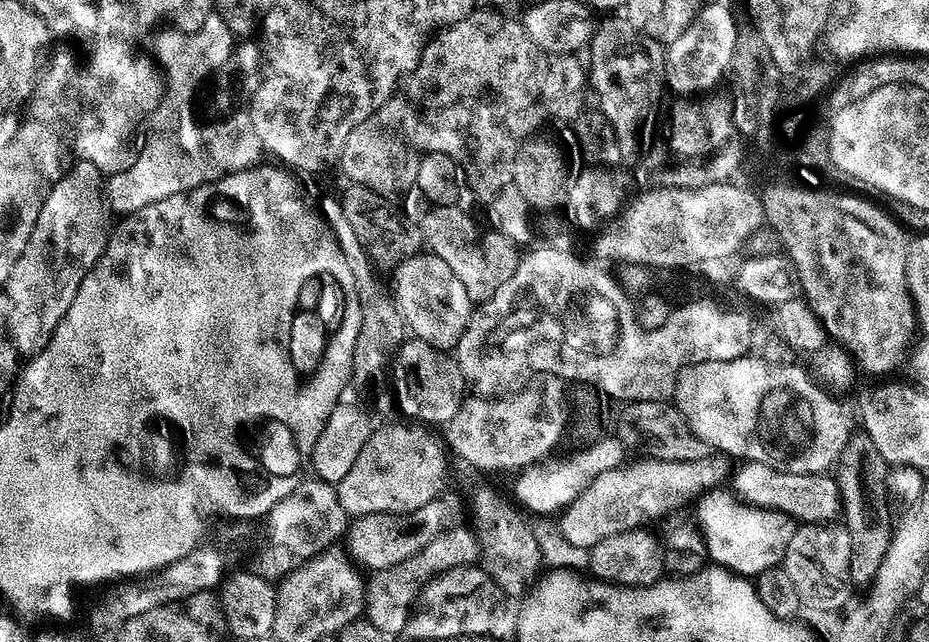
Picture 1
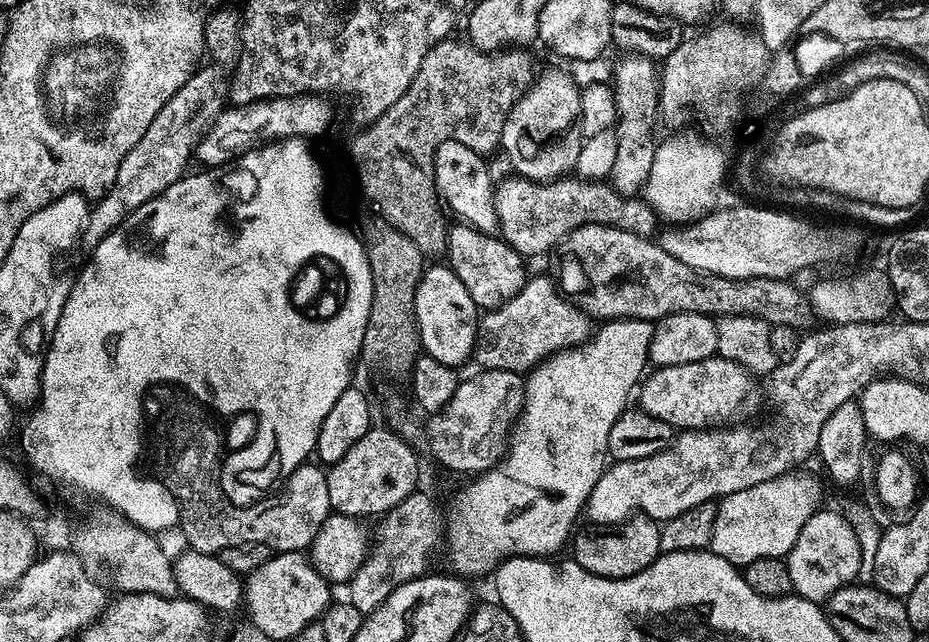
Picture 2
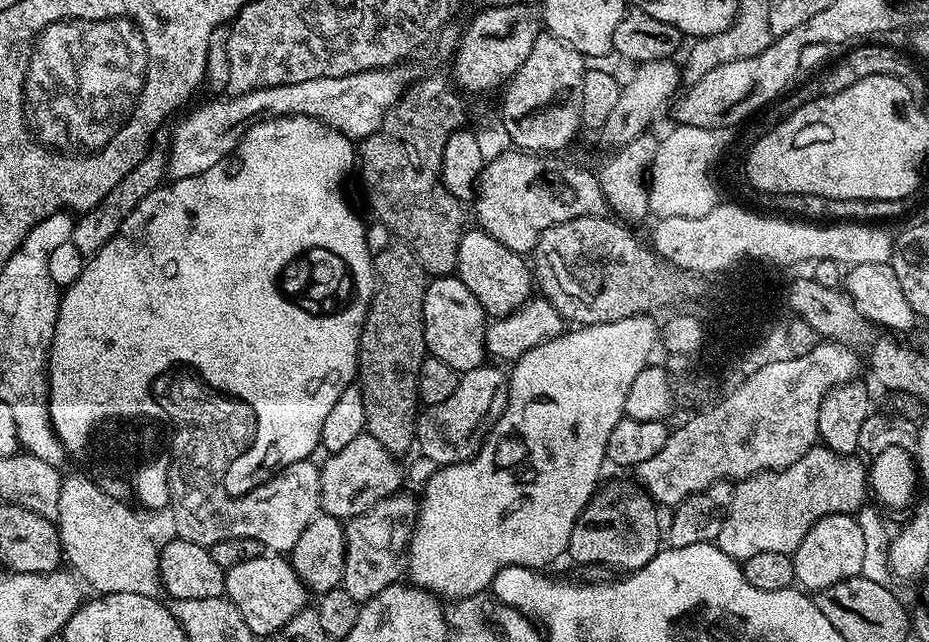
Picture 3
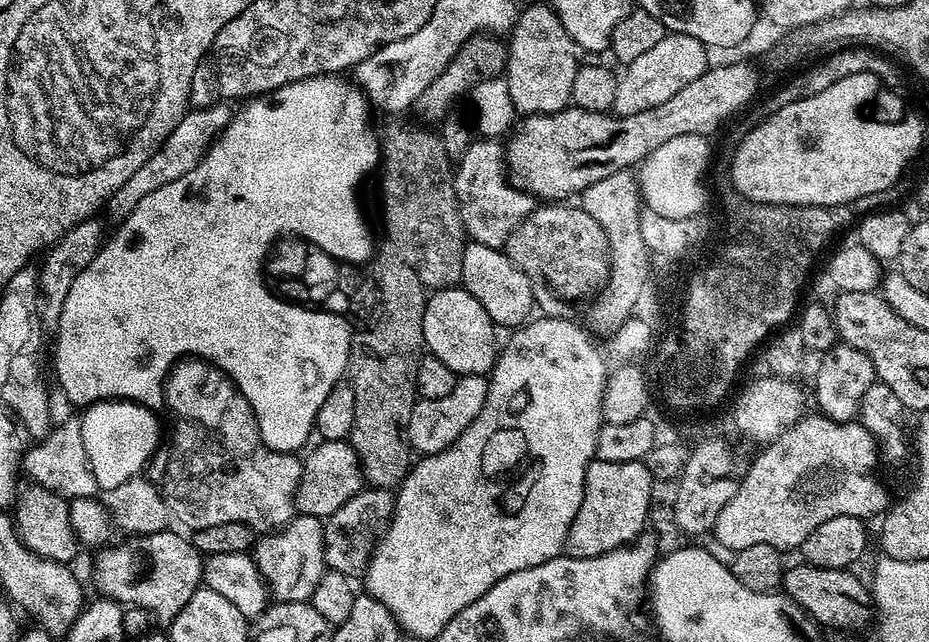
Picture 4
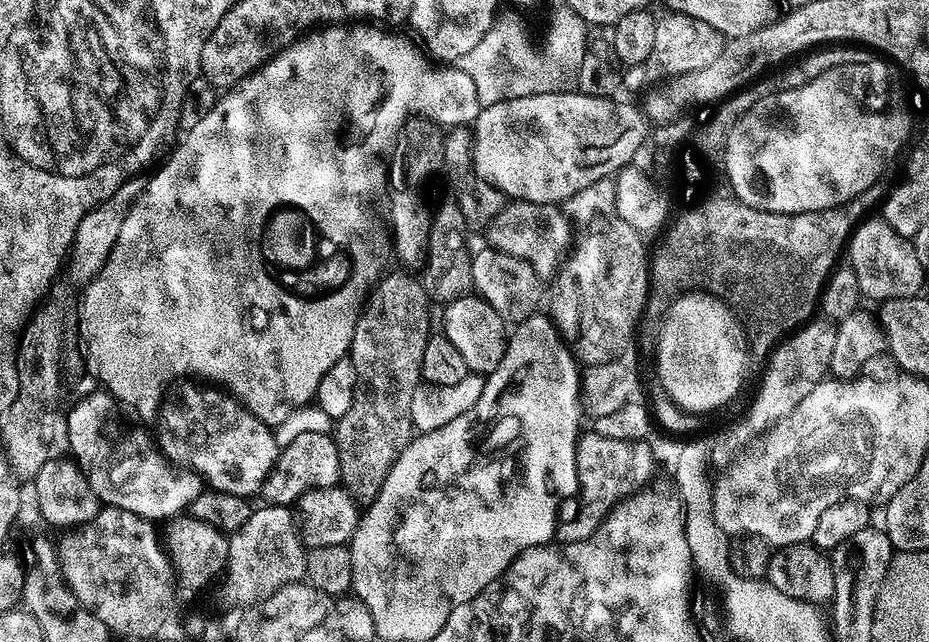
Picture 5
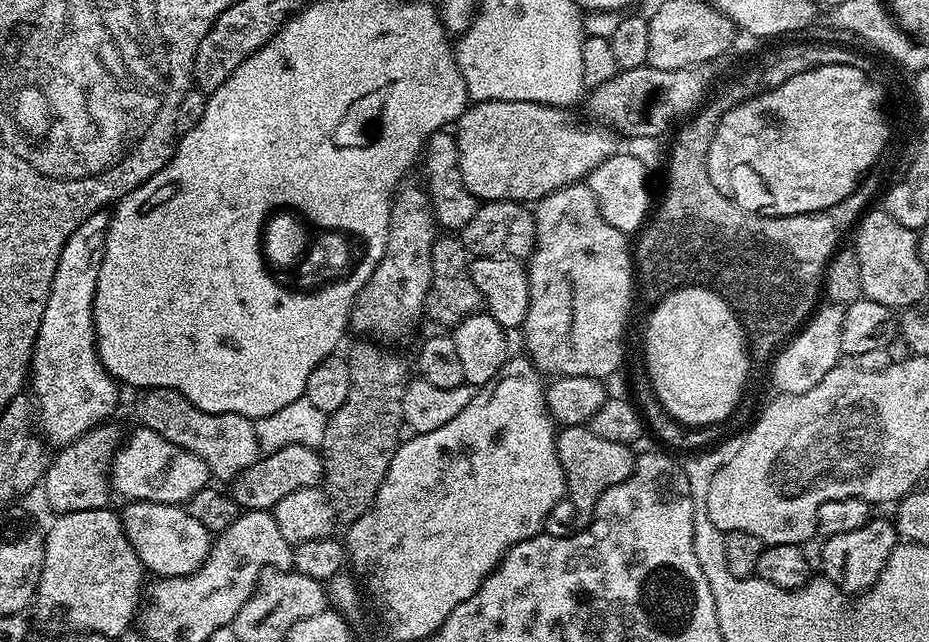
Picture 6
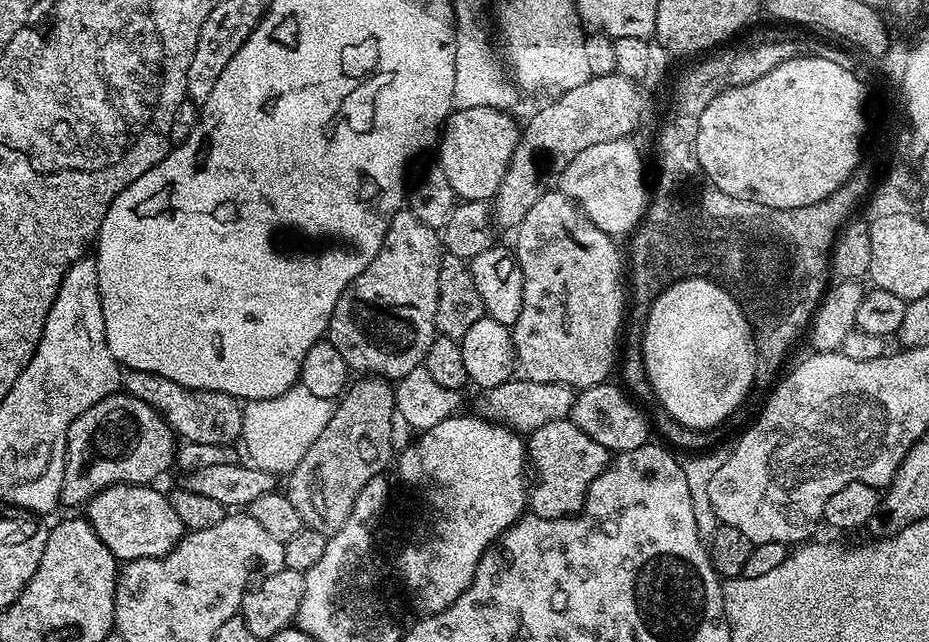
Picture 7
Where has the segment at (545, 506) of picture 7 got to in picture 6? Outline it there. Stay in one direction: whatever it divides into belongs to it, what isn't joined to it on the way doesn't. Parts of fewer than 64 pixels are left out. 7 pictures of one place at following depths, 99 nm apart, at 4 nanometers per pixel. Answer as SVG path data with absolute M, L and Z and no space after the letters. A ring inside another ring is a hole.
M564 426L556 437L556 449L560 464L564 468L566 481L566 500L572 503L576 511L577 529L583 530L592 523L596 514L596 503L610 486L618 486L636 464L633 449L622 442L606 442L606 438L598 438L588 426Z

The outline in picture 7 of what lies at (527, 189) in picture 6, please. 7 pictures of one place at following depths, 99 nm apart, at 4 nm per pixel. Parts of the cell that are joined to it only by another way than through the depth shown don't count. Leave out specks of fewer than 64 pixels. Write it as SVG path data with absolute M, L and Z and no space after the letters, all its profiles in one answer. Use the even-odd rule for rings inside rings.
M457 108L447 113L438 137L440 160L438 167L446 174L446 182L461 200L491 201L501 191L506 170L520 144L521 125L511 120L507 111L499 108Z

